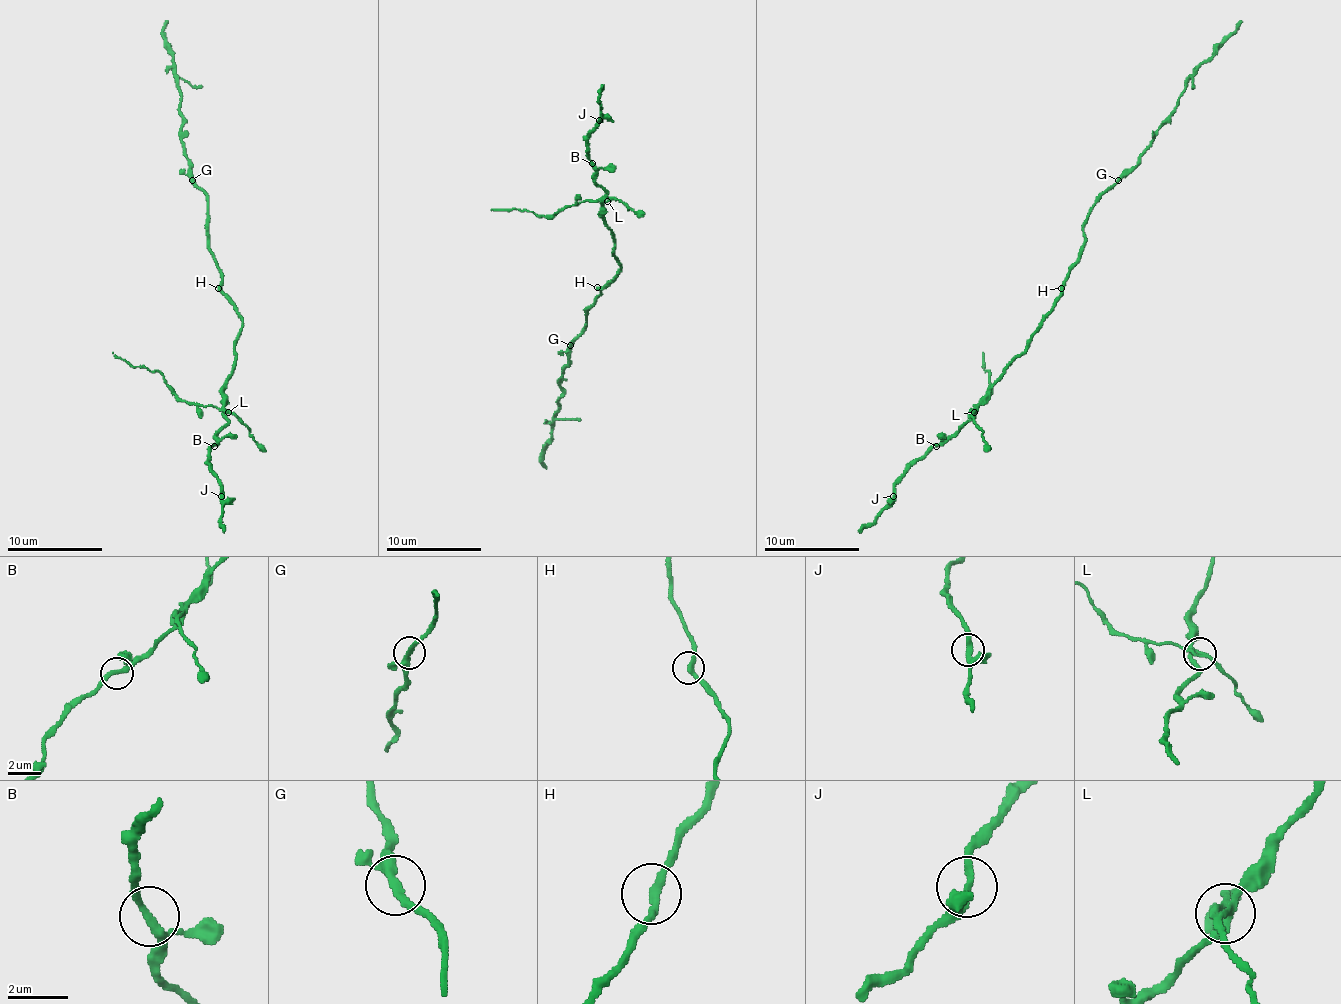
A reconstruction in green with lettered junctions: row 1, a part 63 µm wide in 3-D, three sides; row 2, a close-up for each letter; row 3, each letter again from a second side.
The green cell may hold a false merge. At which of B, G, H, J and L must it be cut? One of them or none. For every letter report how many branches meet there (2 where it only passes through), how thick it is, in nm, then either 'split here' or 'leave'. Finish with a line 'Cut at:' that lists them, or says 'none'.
B: branches 3; calibre 220 nm; leave
G: branches 3; calibre 240 nm; leave
H: branches 2; calibre 240 nm; leave
J: branches 3; calibre 220 nm; leave
L: branches 4; calibre 220 nm; split here
Cut at: L

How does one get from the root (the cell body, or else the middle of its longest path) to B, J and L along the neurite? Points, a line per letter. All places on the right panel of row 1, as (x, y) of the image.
B: (1063, 288), (1054, 309), (1032, 336), (1030, 345), (1006, 369), (977, 410), (936, 446)
J: (1063, 288), (1030, 345), (1006, 369), (989, 396), (951, 436), (934, 443), (908, 470), (893, 489), (893, 496)
L: (1063, 288), (1054, 309), (1032, 336), (1030, 345), (1006, 369), (975, 412)

